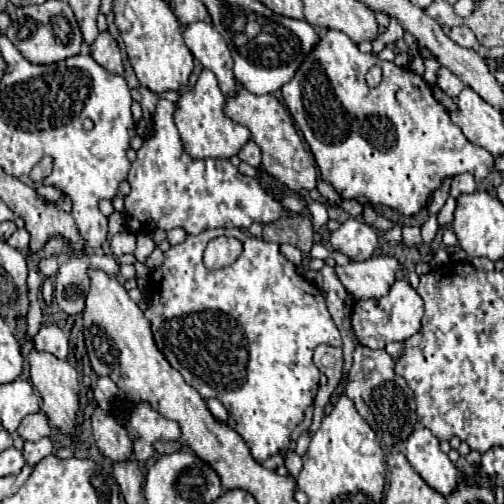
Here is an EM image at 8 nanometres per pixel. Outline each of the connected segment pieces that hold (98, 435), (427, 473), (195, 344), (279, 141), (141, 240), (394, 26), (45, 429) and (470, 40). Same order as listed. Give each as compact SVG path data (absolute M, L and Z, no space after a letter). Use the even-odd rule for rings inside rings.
M97 407L91 421L93 421L93 435L99 451L113 463L129 461L133 455L133 443L127 437L125 429L117 423L117 419L109 411Z
M415 427L403 445L405 457L409 459L413 469L441 495L449 495L463 479L457 467L439 449L439 441L429 429Z
M205 229L169 247L163 265L151 273L145 317L151 321L157 349L183 375L185 383L197 389L205 401L213 397L225 405L231 429L243 437L255 461L265 461L287 449L305 407L313 403L321 375L313 365L313 349L321 343L341 345L341 335L327 311L323 291L297 273L297 267L285 259L277 243L257 239L245 229ZM217 235L241 239L243 253L233 265L209 271L203 265L203 251L209 239Z
M239 85L237 93L233 97L227 97L223 111L227 117L245 125L251 131L251 139L261 147L263 167L281 185L285 185L293 193L297 193L299 189L313 189L315 187L317 177L315 177L313 153L307 149L307 143L303 139L299 139L299 133L295 129L291 113L275 95L261 95L259 97L259 95L249 93L243 85Z
M139 233L136 235L136 249L134 251L134 256L137 261L145 263L147 257L152 253L155 247L156 244L151 235Z
M390 18L389 26L387 27L385 33L381 34L377 39L372 42L372 51L378 54L386 44L403 38L404 30L395 18Z
M43 411L27 415L21 421L17 433L23 437L23 441L39 441L43 437L49 437L51 435L51 425L49 425L47 415Z
M465 25L453 27L451 33L449 33L449 37L451 37L457 45L461 45L461 47L467 47L467 49L473 49L473 51L479 51L479 49L481 49L481 43L477 41L475 33L473 33L469 27L465 27Z

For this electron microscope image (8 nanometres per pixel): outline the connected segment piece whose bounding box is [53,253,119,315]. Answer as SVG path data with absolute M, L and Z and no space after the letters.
M87 255L87 257L67 257L57 275L55 275L55 303L61 311L67 315L77 315L83 311L85 305L85 293L89 289L87 281L87 269L103 269L107 275L117 275L119 263L113 257L105 255Z

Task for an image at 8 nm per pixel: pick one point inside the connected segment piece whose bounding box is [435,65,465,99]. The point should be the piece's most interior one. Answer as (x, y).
(448, 82)

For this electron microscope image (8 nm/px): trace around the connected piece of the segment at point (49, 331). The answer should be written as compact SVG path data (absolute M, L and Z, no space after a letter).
M43 321L37 335L33 337L33 345L35 345L35 349L49 351L59 359L67 357L67 337L55 323Z

